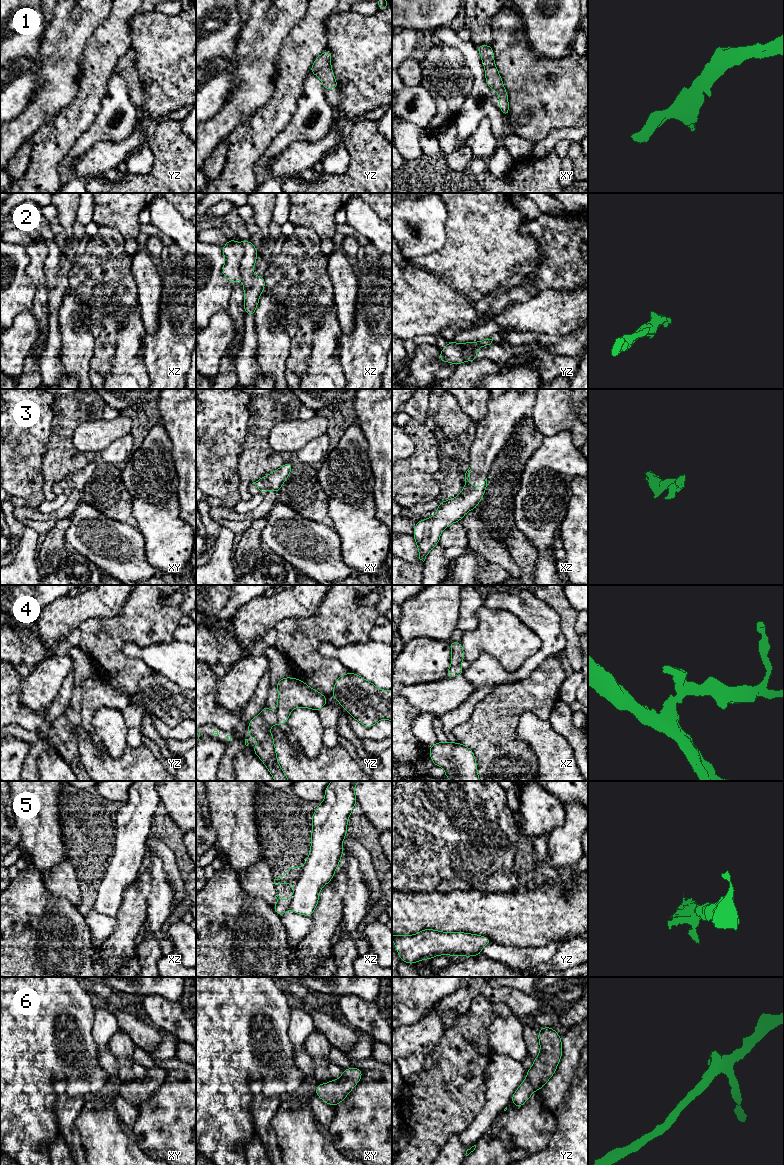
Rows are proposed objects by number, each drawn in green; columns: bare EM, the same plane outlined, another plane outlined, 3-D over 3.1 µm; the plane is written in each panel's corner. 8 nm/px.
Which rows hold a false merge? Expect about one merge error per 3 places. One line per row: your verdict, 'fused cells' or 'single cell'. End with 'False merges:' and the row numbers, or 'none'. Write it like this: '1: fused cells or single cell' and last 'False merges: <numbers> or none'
1: single cell
2: fused cells
3: single cell
4: fused cells
5: single cell
6: single cell
False merges: 2, 4

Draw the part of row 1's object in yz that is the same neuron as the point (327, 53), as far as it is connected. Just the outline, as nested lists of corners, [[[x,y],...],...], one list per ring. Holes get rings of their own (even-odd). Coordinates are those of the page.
[[[325,50],[315,59],[312,67],[310,68],[310,72],[315,74],[322,81],[325,90],[339,88],[331,68],[330,50]]]

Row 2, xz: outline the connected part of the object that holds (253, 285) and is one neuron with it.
[[[241,241],[241,244],[244,248],[244,256],[240,263],[240,274],[244,287],[244,310],[245,314],[254,316],[259,297],[265,287],[265,280],[264,276],[253,274],[257,259],[257,248],[251,241]]]

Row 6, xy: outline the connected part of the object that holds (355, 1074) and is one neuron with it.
[[[355,1067],[343,1069],[342,1076],[338,1080],[332,1079],[328,1083],[318,1084],[315,1093],[324,1102],[336,1107],[361,1080],[362,1073],[359,1068]]]

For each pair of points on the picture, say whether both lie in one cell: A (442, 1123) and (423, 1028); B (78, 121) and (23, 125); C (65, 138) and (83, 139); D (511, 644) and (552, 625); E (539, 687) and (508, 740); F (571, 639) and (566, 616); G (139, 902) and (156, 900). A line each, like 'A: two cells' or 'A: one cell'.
A: two cells
B: two cells
C: two cells
D: two cells
E: one cell
F: one cell
G: two cells

